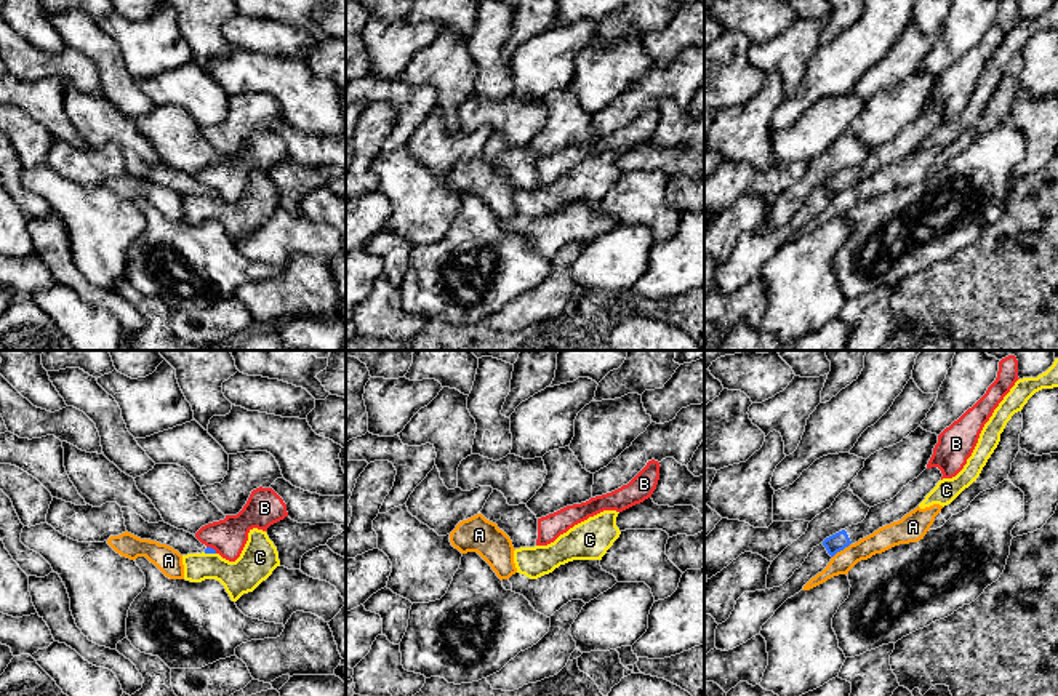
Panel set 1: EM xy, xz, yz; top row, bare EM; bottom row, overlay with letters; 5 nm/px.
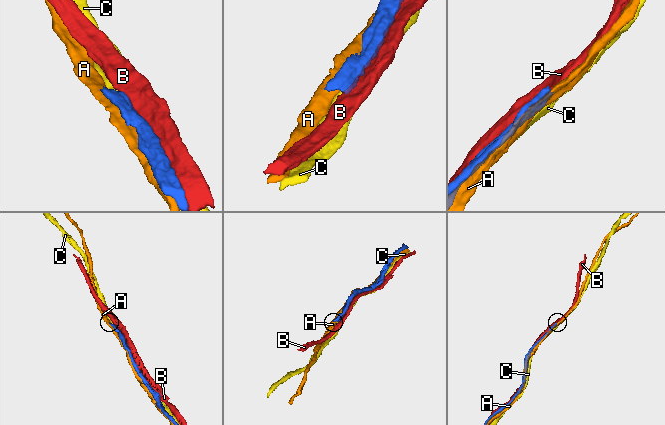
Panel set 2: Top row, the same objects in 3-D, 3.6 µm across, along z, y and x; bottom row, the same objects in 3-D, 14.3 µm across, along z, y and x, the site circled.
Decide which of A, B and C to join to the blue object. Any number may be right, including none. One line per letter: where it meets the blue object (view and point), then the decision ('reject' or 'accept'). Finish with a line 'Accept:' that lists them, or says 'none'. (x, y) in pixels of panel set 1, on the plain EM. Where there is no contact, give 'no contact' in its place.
A: yz (841, 191) | reject
B: xy (210, 189) | reject
C: xy (210, 194) | reject
Accept: none

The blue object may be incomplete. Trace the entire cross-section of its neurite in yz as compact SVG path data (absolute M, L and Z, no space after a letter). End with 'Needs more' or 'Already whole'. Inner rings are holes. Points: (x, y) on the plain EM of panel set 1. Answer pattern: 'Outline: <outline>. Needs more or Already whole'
Outline: M938 109L925 110L917 120L903 128L903 131L893 141L871 149L861 165L852 166L826 179L823 187L826 189L828 195L834 198L837 194L872 176L879 170L901 162L906 155L919 149L941 118L943 115Z. Needs more

